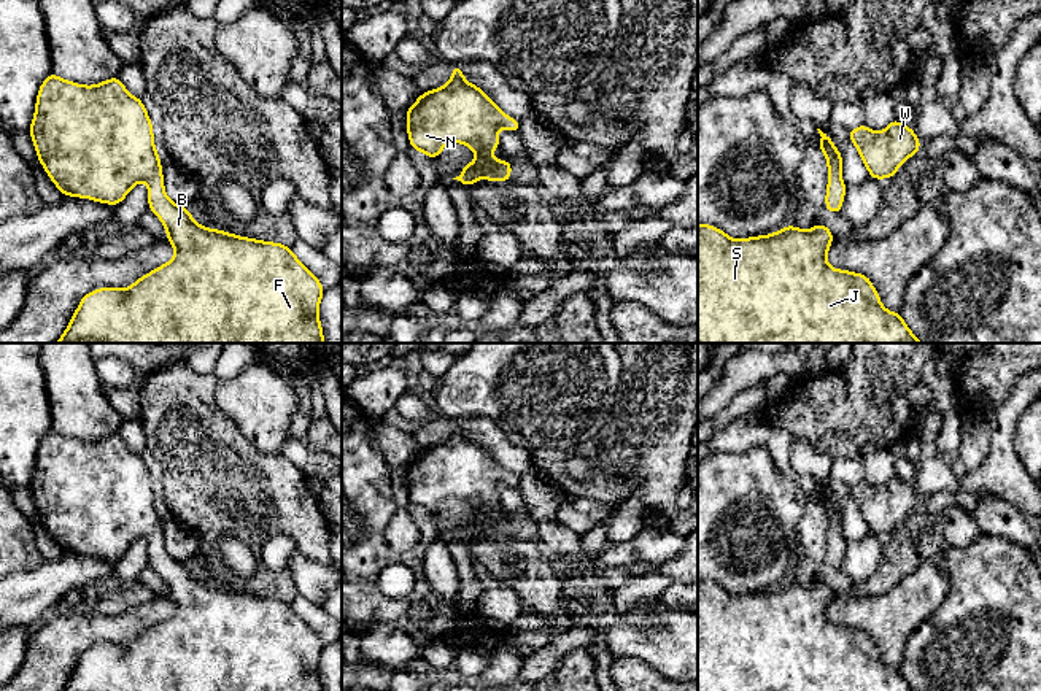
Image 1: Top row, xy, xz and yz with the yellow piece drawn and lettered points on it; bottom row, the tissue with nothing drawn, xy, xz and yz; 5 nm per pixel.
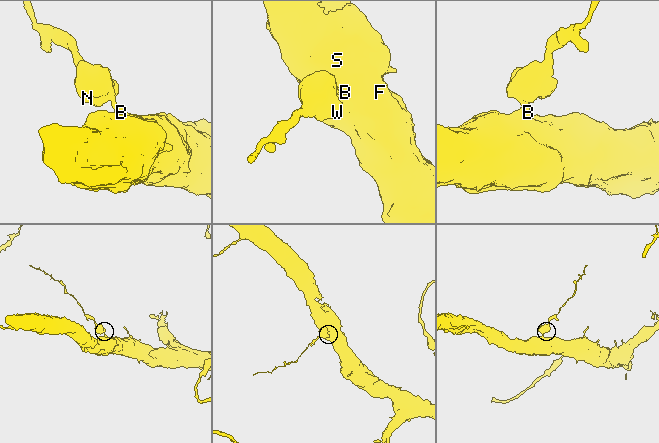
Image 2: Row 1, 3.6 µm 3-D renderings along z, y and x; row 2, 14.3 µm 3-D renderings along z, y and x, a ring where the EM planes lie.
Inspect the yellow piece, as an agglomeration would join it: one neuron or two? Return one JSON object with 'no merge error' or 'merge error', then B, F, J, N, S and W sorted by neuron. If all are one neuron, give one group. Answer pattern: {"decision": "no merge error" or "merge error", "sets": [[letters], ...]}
{"decision": "no merge error", "sets": [["B", "F", "J", "N", "S", "W"]]}

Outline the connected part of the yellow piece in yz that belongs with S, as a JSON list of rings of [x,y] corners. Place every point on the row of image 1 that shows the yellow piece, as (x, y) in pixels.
[[[698,224],[698,343],[923,343],[900,313],[885,310],[868,276],[836,270],[826,262],[831,230],[818,224],[809,230],[793,226],[744,240]]]

